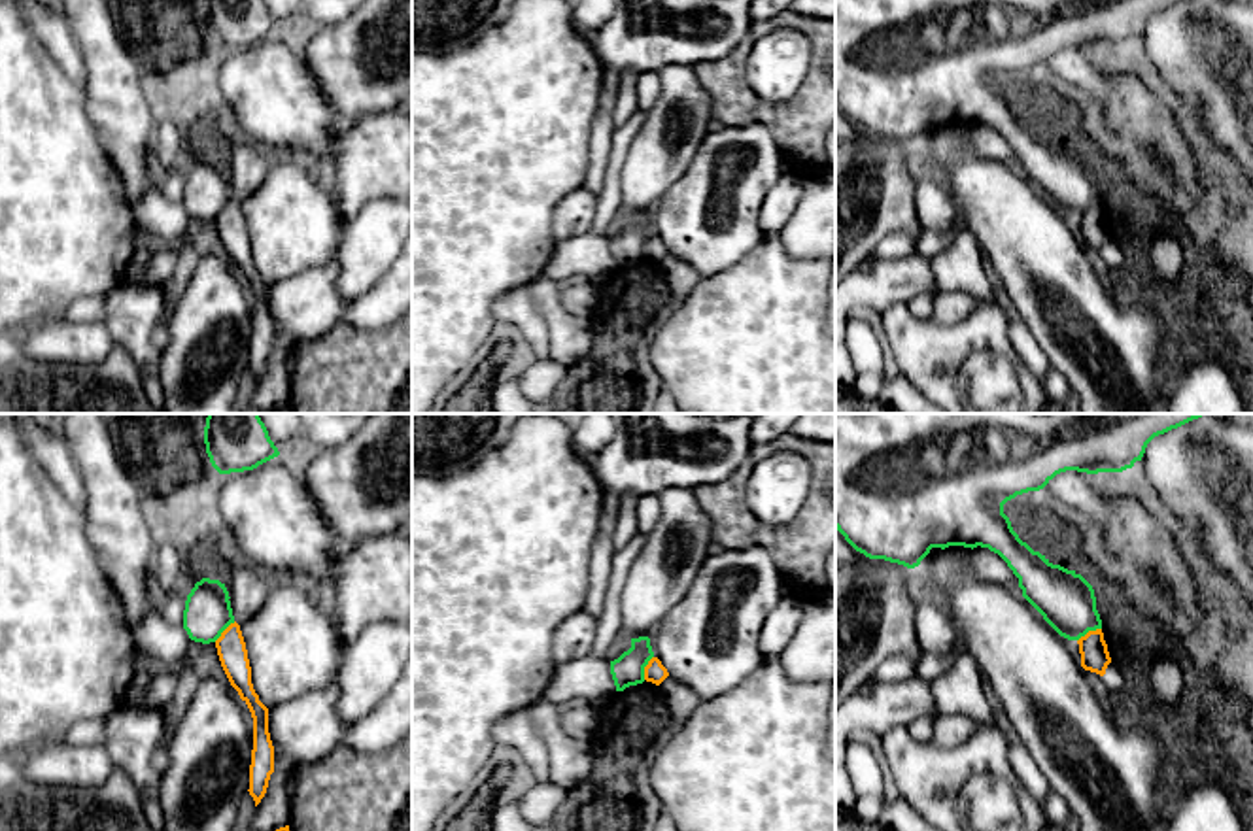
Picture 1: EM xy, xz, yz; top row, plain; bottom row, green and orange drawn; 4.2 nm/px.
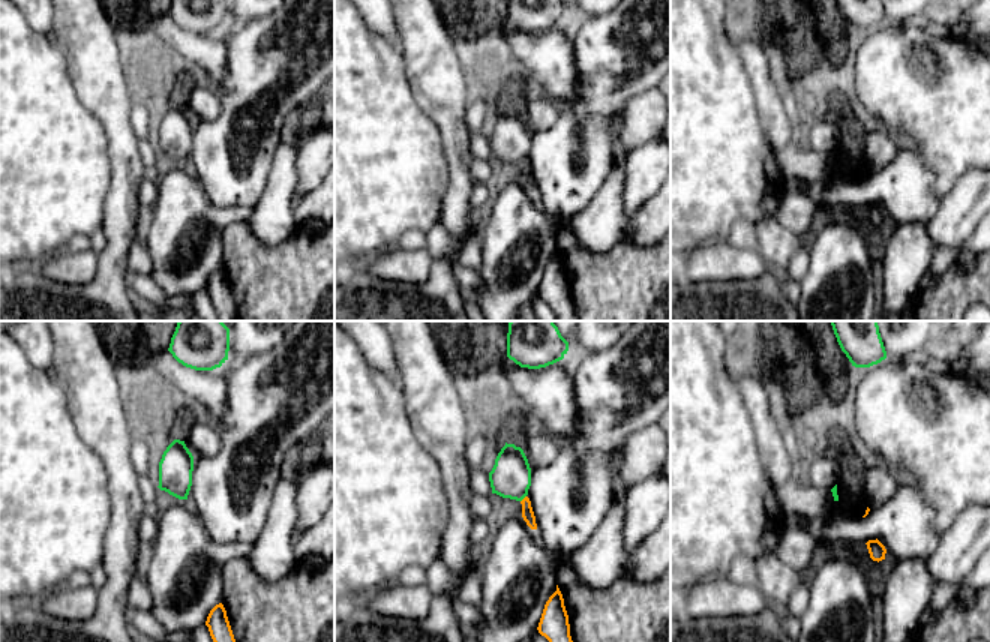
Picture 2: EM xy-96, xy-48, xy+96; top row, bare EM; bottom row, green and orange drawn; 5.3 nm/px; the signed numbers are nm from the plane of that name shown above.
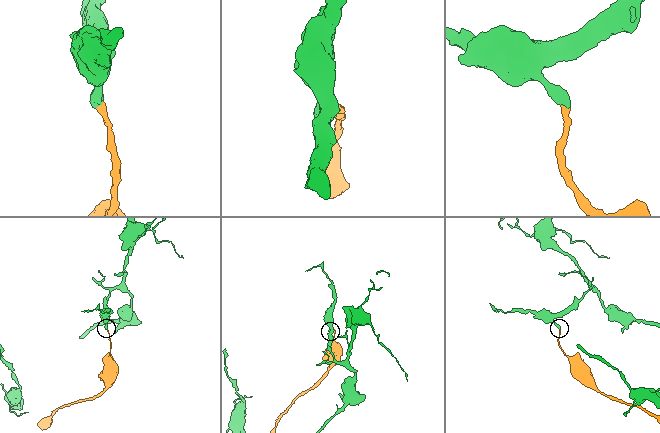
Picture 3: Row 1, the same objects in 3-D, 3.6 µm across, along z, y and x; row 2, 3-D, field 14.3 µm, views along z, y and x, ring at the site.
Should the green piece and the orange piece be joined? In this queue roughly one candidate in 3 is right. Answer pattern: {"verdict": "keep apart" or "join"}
{"verdict": "keep apart"}

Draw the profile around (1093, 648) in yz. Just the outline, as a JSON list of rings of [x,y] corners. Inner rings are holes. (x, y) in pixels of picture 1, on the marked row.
[[[1102,629],[1089,631],[1077,640],[1077,644],[1081,653],[1081,667],[1104,676],[1111,657]]]

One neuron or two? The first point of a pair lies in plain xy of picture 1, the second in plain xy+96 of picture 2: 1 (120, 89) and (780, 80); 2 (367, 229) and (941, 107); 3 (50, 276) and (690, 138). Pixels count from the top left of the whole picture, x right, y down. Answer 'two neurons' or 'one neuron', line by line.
1: one neuron
2: two neurons
3: one neuron

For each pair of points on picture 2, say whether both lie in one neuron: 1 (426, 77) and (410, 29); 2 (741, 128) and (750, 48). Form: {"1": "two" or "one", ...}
{"1": "one", "2": "two"}

